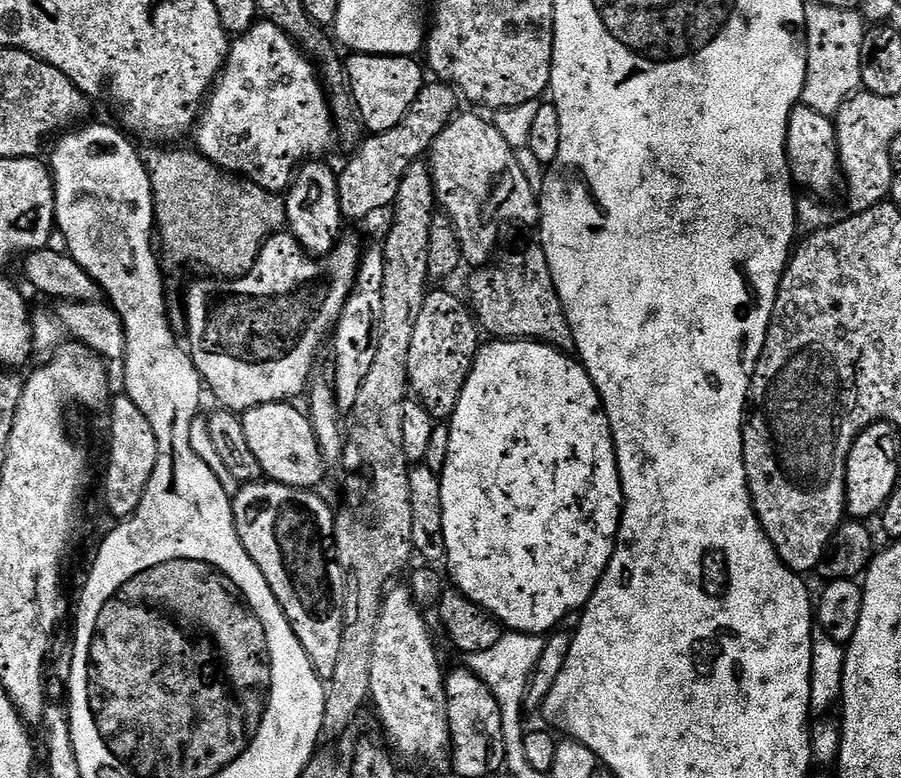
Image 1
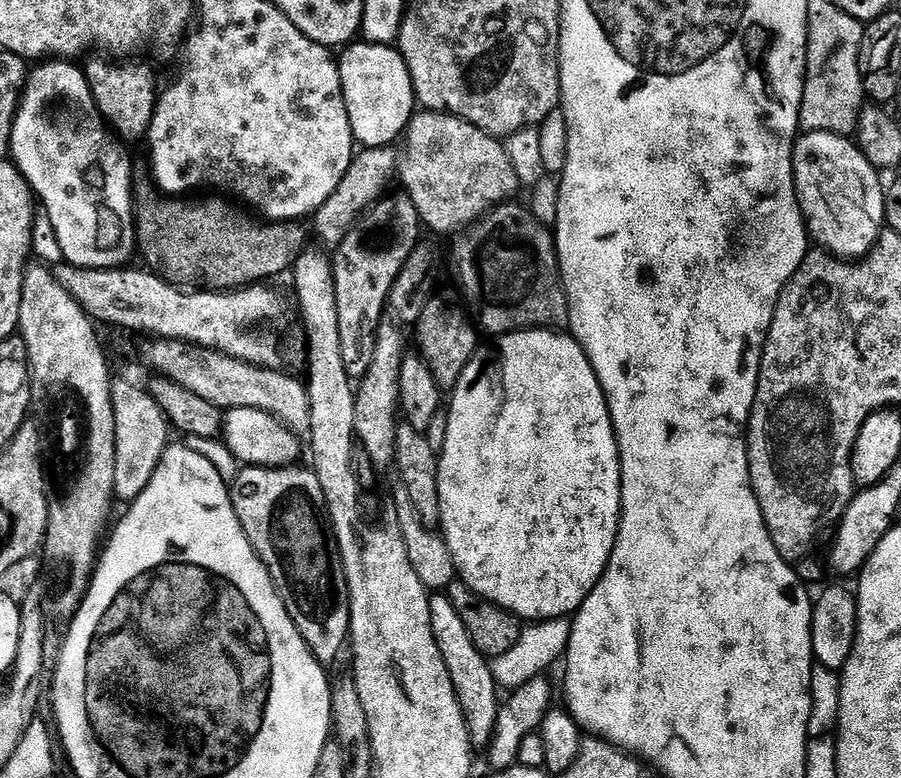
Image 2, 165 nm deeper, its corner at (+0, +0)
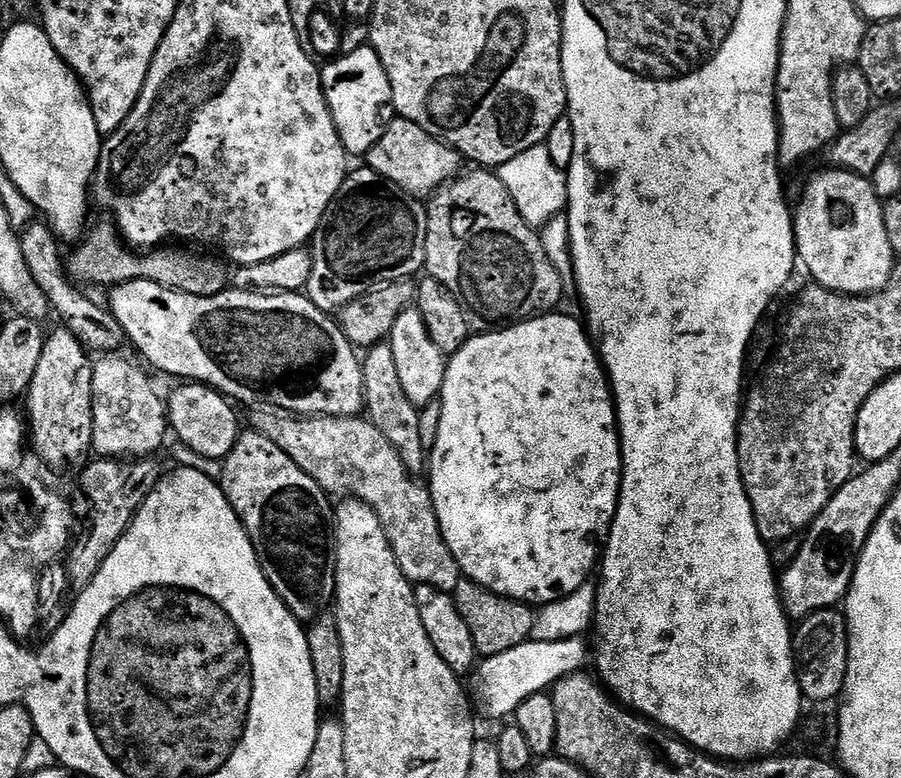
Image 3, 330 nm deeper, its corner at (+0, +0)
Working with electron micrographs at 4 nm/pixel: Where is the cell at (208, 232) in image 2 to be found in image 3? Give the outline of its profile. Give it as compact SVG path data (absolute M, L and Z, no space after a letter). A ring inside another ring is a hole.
M112 222L100 224L91 232L92 229L73 247L77 248L73 250L72 256L70 252L66 260L68 274L77 285L101 284L104 290L108 290L131 280L145 280L195 296L217 296L229 287L229 265L215 255L196 257L194 253L187 252L192 250L184 246L160 246L141 254L129 247L119 228Z

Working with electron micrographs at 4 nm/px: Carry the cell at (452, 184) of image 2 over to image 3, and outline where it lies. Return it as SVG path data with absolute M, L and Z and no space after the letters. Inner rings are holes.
M399 118L392 120L386 134L374 142L368 151L366 164L382 174L382 178L390 178L390 182L402 186L402 190L417 198L432 197L439 188L452 183L462 172L462 157L456 149L422 130L422 126Z

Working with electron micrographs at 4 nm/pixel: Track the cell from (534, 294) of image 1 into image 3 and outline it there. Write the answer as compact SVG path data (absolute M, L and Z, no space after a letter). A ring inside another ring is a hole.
M472 170L476 172L465 171L463 175L445 184L443 188L439 188L435 194L430 197L428 209L428 237L426 238L426 250L422 253L422 260L428 269L427 275L433 276L438 282L442 282L442 286L446 286L455 296L460 299L464 305L469 317L473 321L476 320L488 330L495 330L510 324L521 324L524 320L530 320L534 316L542 316L552 314L557 311L556 308L560 304L560 299L564 296L564 280L560 277L560 272L556 269L554 261L548 257L548 248L540 241L541 233L535 228L531 228L522 218L522 214L518 214L518 206L514 206L514 198L510 198L510 194L506 190L506 186L502 186L499 175L492 170Z

